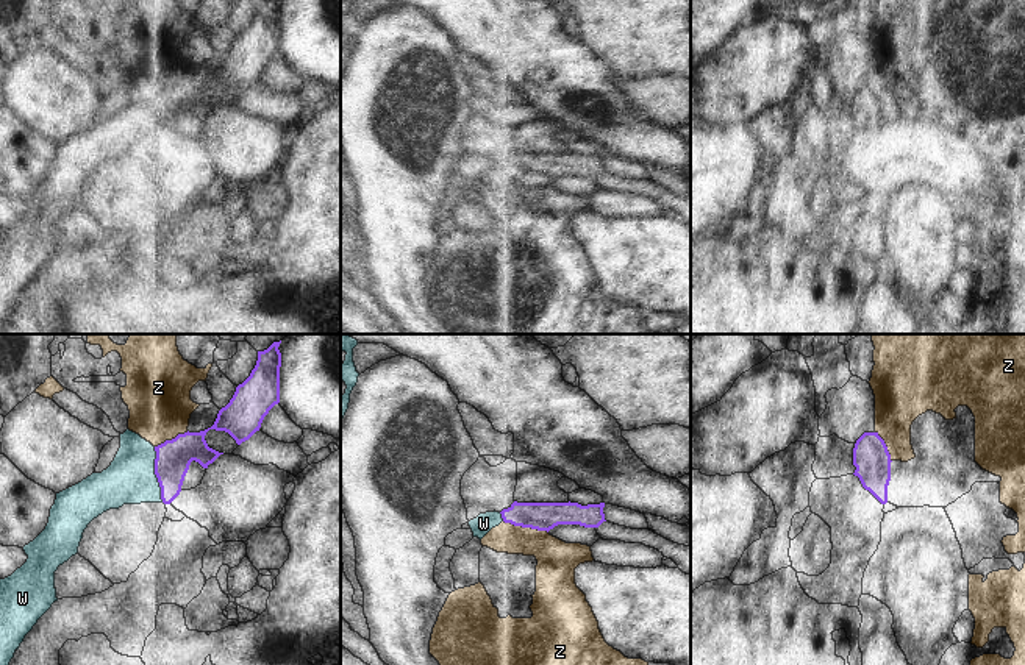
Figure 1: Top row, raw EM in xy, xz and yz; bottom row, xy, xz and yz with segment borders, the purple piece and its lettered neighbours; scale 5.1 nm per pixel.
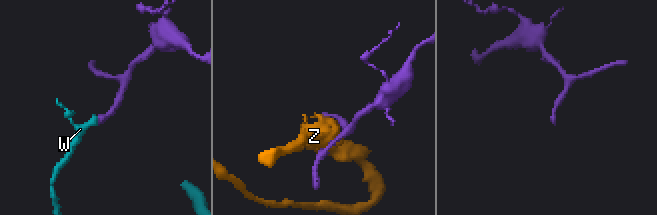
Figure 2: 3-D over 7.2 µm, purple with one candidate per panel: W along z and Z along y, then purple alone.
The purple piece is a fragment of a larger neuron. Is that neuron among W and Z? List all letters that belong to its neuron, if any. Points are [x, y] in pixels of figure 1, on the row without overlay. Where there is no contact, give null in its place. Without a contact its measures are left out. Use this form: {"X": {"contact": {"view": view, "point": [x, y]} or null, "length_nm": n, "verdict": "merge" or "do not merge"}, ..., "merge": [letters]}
{"W": {"contact": {"view": "xy", "point": [155, 124]}, "length_nm": 300, "verdict": "merge"}, "Z": {"contact": {"view": "xz", "point": [525, 177]}, "length_nm": 240, "verdict": "do not merge"}, "merge": ["W"]}

